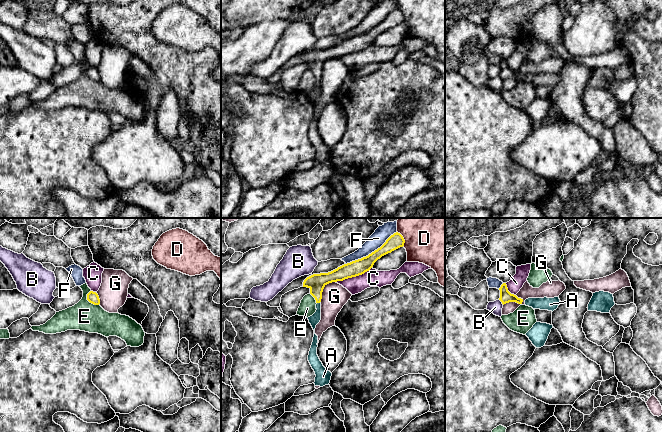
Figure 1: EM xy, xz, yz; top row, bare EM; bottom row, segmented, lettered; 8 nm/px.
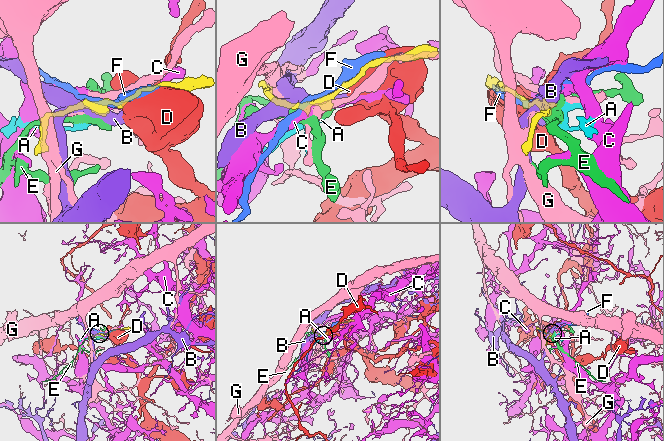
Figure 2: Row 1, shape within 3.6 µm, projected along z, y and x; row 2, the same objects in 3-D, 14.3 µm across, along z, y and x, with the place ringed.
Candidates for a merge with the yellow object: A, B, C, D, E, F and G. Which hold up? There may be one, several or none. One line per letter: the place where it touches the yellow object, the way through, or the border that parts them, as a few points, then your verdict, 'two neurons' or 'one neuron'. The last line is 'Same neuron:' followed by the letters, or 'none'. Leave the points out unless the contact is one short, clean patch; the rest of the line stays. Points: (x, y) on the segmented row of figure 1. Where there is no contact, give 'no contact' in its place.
A: xz (318, 302) | across xz (316, 282), (318, 302), (316, 317) | one neuron
B: yz (501, 301) | two neurons
C: xz (353, 276) | along xz (371, 267), (361, 274), (336, 282) | two neurons
D: xz (403, 239) | two neurons
E: xy (88, 300) | two neurons
F: xz (372, 252) | two neurons
G: yz (513, 301) | two neurons
Same neuron: A

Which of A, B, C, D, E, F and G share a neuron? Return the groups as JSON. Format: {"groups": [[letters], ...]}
{"groups": [["A"], ["B"], ["C"], ["D"], ["E"], ["F"], ["G"]]}

